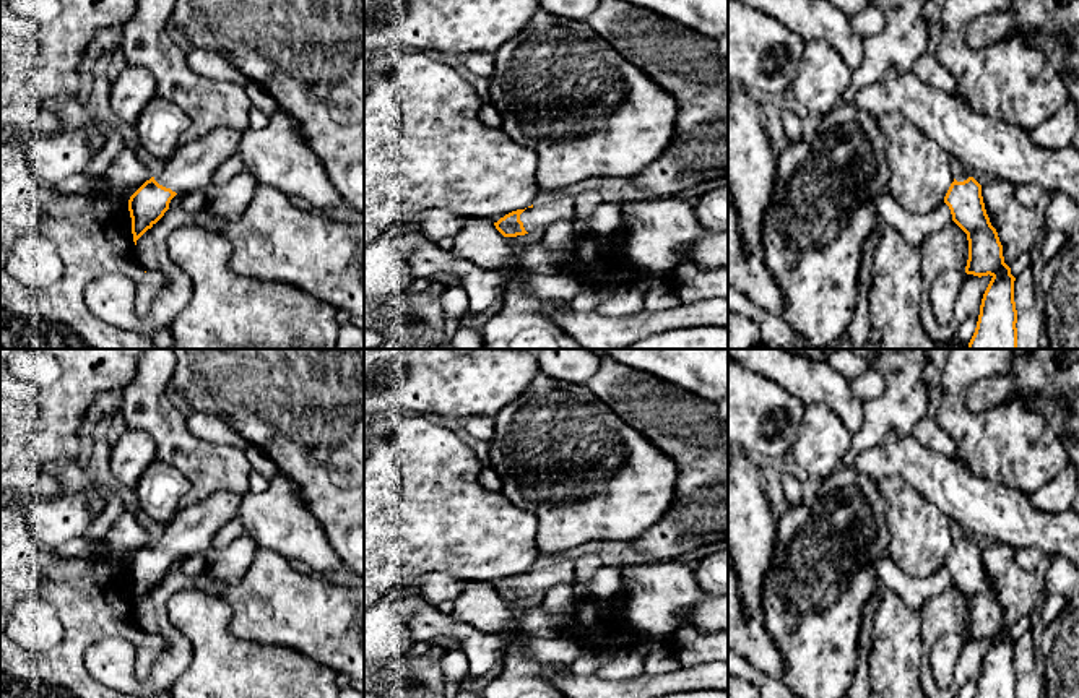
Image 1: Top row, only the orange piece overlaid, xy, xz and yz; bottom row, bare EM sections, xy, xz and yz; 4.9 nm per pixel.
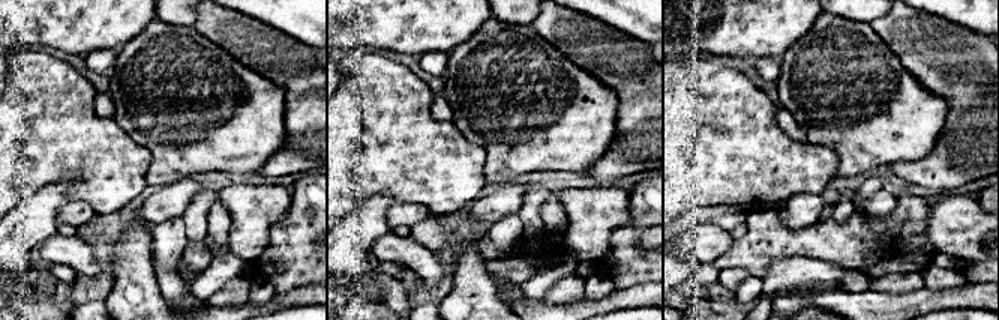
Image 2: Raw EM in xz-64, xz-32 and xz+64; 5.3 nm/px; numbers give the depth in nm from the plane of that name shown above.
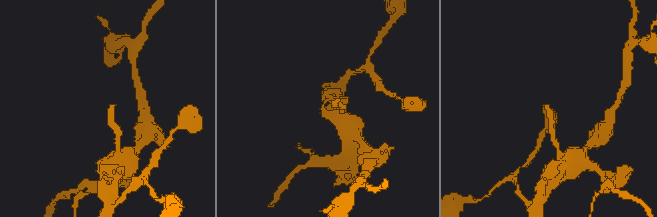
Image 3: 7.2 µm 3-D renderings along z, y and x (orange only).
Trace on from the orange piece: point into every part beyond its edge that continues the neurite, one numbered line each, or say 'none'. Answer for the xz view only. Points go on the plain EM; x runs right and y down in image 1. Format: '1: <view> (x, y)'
1: xz (540, 580)

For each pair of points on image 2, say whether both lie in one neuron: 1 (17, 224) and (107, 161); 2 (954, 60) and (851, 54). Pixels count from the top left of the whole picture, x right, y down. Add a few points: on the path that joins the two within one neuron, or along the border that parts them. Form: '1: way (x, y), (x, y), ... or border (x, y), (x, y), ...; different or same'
1: border (74, 178), (63, 176), (36, 191); different
2: border (875, 30), (920, 84); different

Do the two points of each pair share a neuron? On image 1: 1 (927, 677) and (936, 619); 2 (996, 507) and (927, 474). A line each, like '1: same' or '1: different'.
1: same
2: same

